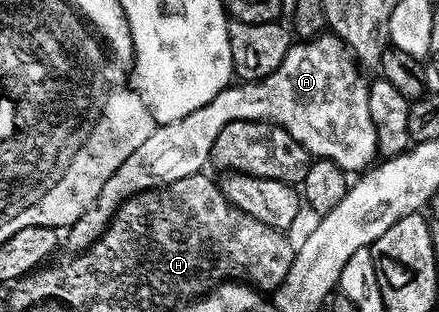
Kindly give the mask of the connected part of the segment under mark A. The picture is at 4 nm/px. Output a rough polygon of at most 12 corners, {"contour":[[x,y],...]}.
{"contour":[[330,31],[264,81],[156,125],[70,226],[75,251],[127,198],[200,172],[221,127],[280,125],[312,158],[366,170],[369,81]]}

